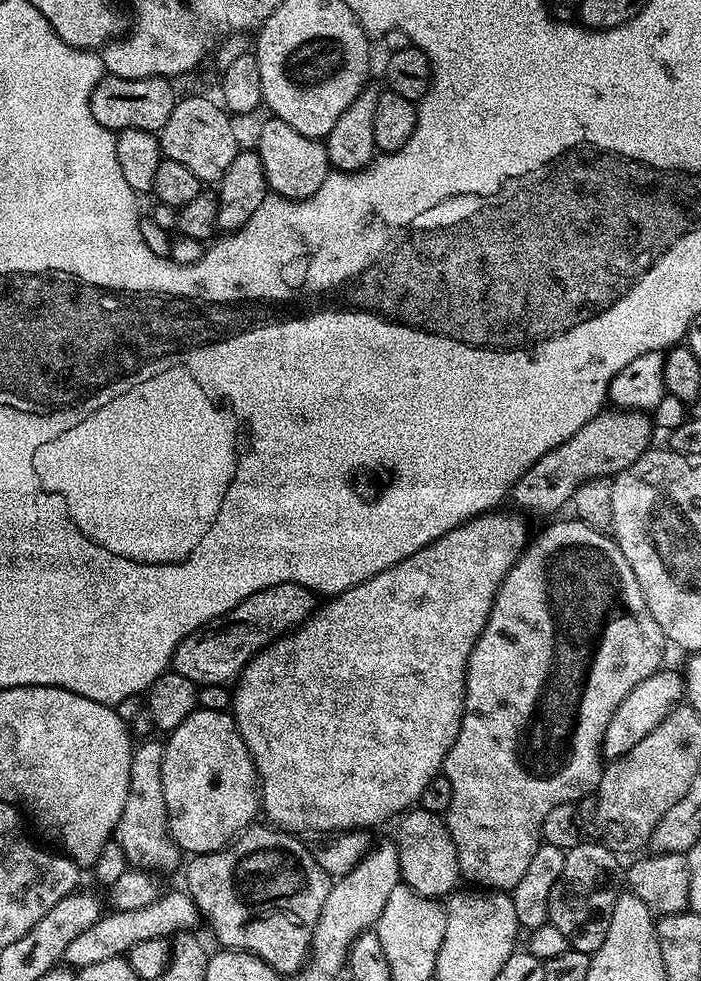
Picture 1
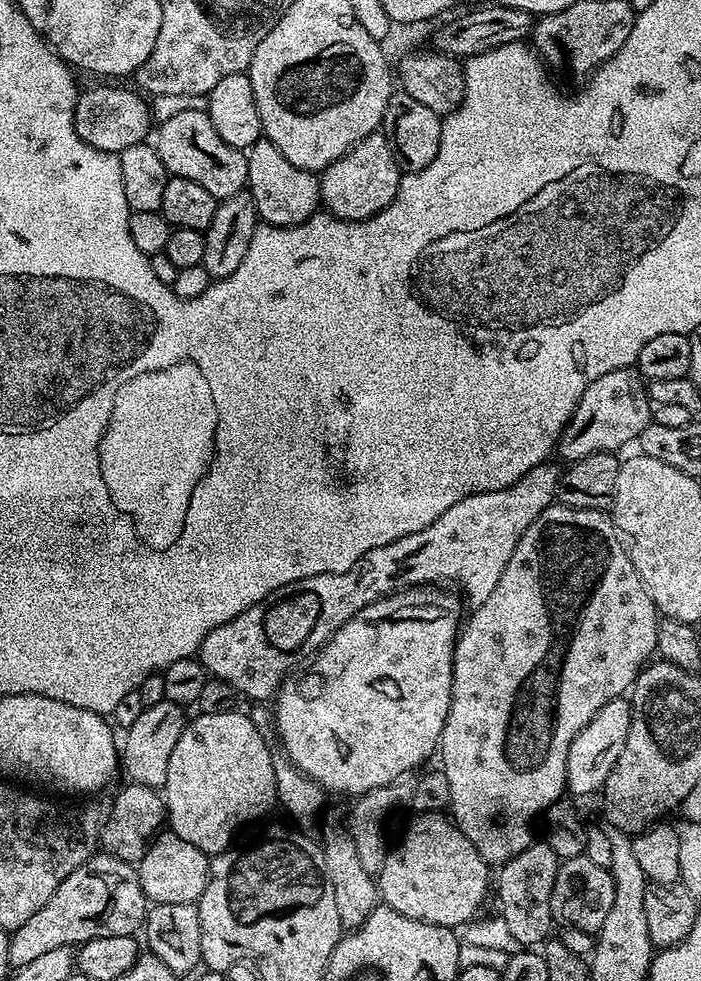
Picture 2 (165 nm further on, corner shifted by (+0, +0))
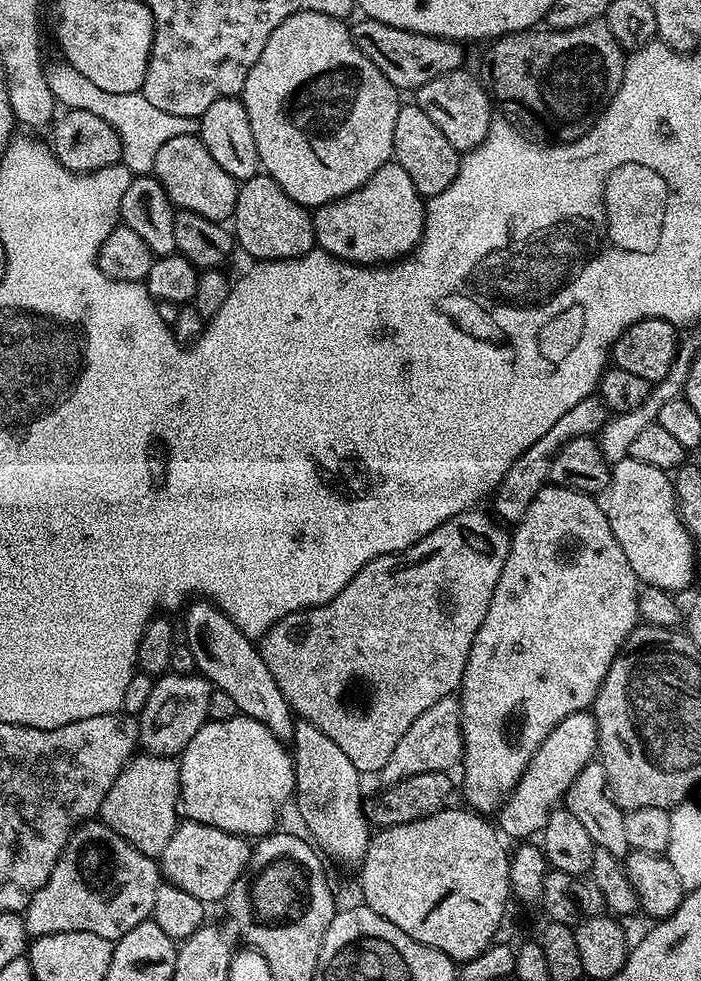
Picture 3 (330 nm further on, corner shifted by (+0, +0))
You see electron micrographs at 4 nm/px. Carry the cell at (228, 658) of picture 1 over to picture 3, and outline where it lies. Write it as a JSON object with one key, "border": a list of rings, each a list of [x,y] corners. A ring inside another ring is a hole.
{"border":[[[469,510],[442,522],[442,526],[438,526],[430,534],[426,534],[426,538],[406,550],[375,556],[369,564],[362,566],[360,573],[334,599],[307,613],[308,621],[297,636],[288,636],[289,625],[281,622],[275,624],[259,641],[260,657],[264,659],[270,674],[274,676],[274,682],[278,684],[278,690],[282,690],[293,713],[299,719],[309,720],[311,724],[318,726],[318,730],[322,730],[322,734],[326,734],[327,738],[332,738],[361,774],[379,774],[382,766],[390,762],[390,754],[394,754],[398,738],[402,738],[402,734],[406,734],[406,730],[410,730],[415,720],[430,706],[434,706],[434,702],[438,702],[443,696],[453,695],[460,687],[470,646],[474,646],[474,634],[478,634],[478,626],[482,626],[482,618],[486,618],[486,610],[490,610],[490,598],[494,598],[494,586],[498,586],[502,566],[506,566],[510,543],[509,529],[504,529],[507,527],[499,519],[491,515],[488,517],[480,511]]]}

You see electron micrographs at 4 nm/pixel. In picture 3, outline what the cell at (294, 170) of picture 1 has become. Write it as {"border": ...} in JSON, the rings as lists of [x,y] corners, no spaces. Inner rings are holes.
{"border":[[[257,174],[243,181],[236,189],[236,211],[234,213],[234,240],[244,247],[244,252],[256,262],[265,260],[295,260],[311,252],[316,244],[312,225],[312,212],[304,208],[274,178]]]}

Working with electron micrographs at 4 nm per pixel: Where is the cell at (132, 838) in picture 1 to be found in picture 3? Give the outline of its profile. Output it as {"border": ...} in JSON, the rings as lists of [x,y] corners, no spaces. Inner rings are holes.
{"border":[[[165,674],[155,681],[150,698],[138,717],[140,721],[139,747],[153,756],[179,757],[185,746],[198,734],[208,720],[208,707],[213,686],[199,674]]]}

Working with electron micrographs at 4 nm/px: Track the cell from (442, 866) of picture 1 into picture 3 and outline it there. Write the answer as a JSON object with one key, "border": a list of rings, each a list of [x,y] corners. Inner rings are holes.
{"border":[[[444,807],[438,813],[404,825],[379,829],[371,837],[358,873],[366,907],[382,914],[386,922],[394,922],[394,926],[410,934],[410,938],[442,950],[452,960],[465,962],[477,958],[493,945],[498,924],[504,912],[509,911],[510,852],[504,849],[505,841],[491,823],[488,825],[482,817],[464,808],[454,807]]]}

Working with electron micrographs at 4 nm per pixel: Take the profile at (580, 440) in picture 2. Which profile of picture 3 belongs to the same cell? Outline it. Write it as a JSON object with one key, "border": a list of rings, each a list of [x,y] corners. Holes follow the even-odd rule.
{"border":[[[595,395],[586,397],[582,402],[578,402],[578,406],[574,406],[574,410],[562,414],[562,418],[558,418],[558,422],[554,422],[554,426],[550,426],[550,430],[546,430],[546,434],[542,434],[542,438],[538,438],[538,442],[534,442],[534,446],[530,446],[530,450],[526,450],[526,454],[522,454],[518,462],[514,462],[514,466],[510,466],[510,470],[506,470],[494,493],[497,512],[495,515],[504,522],[521,520],[526,510],[530,510],[530,506],[535,502],[538,490],[542,490],[545,484],[549,483],[550,462],[557,450],[574,438],[596,436],[609,415],[608,409]]]}

